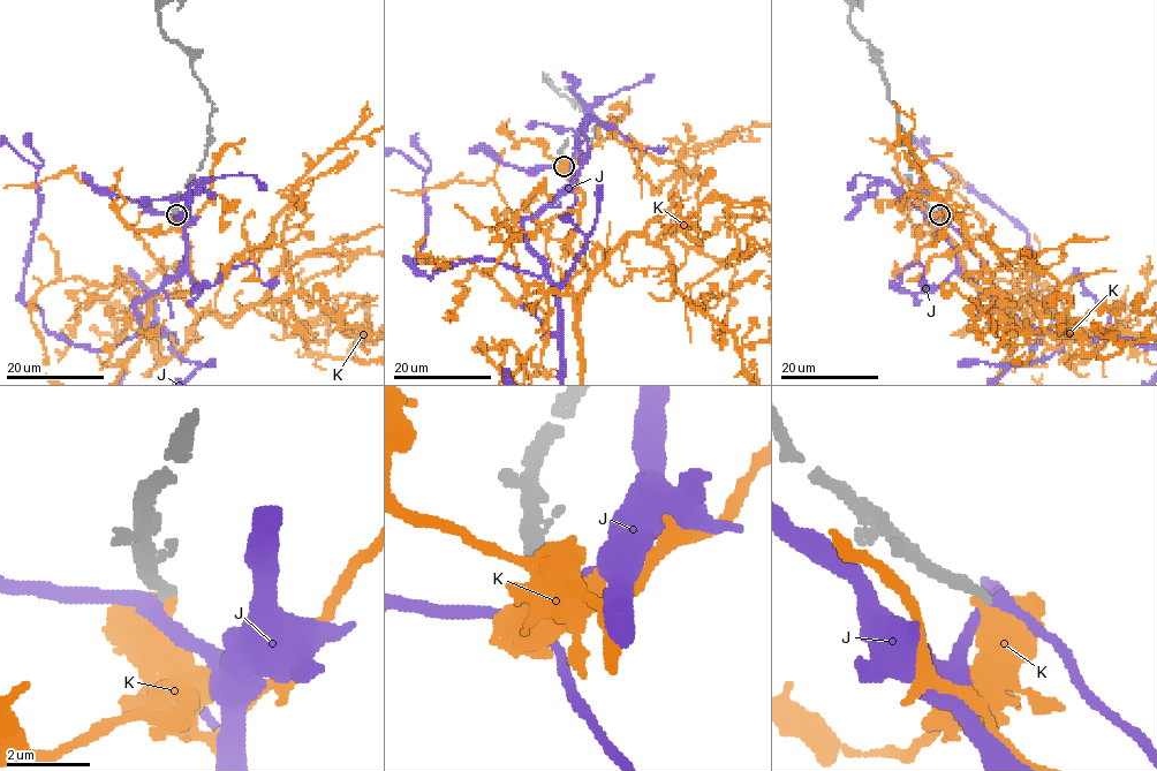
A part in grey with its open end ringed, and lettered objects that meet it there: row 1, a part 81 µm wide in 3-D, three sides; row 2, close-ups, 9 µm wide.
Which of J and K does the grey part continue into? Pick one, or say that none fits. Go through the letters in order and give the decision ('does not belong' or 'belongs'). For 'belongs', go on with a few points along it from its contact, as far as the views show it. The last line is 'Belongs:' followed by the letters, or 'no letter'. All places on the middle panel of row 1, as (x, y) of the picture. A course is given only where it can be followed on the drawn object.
J: does not belong
K: does not belong
Belongs: no letter

